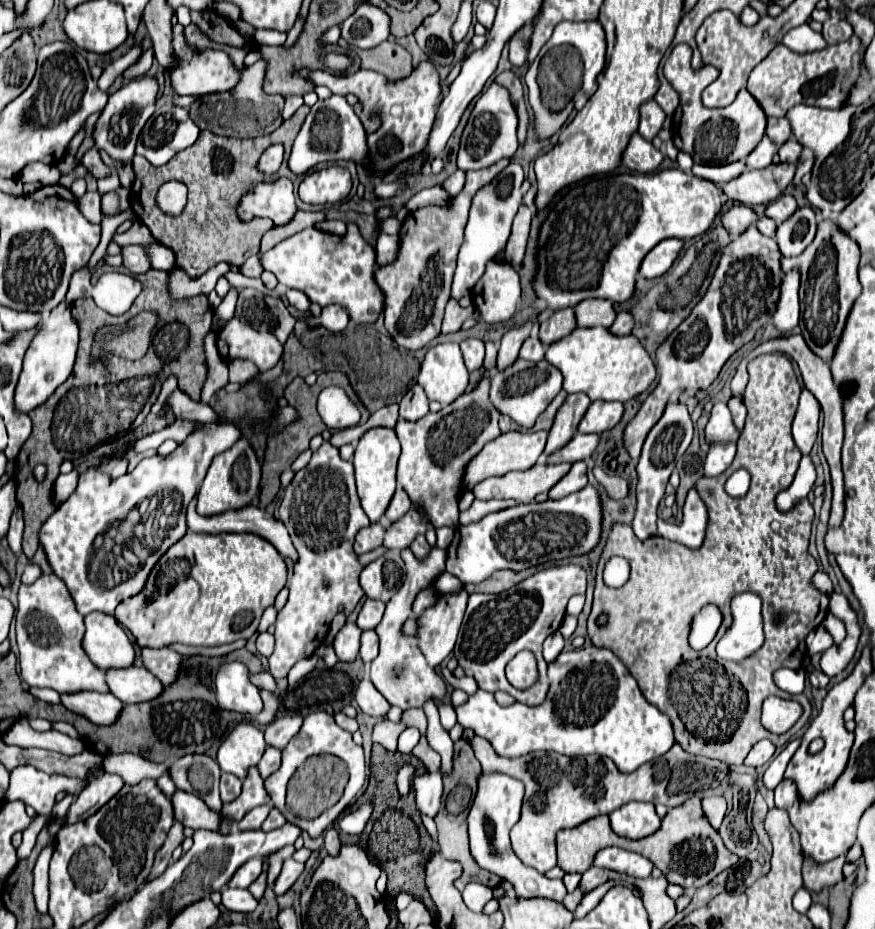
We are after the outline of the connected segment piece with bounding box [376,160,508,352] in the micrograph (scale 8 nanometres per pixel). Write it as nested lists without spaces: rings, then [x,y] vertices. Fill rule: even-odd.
[[[500,160],[492,168],[466,172],[466,188],[454,198],[452,208],[428,206],[410,212],[400,228],[400,254],[394,264],[376,270],[376,280],[386,292],[384,324],[392,340],[406,350],[420,350],[440,336],[440,324],[444,306],[450,298],[450,280],[454,276],[454,264],[458,248],[462,246],[468,212],[478,188],[484,188],[508,166],[508,160]]]

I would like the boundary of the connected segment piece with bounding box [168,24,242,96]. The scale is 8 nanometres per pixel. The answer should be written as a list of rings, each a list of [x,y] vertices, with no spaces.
[[[174,24],[172,28],[172,50],[174,50],[174,64],[168,68],[170,84],[178,96],[206,96],[206,94],[216,94],[216,92],[230,92],[236,88],[240,82],[242,72],[234,66],[232,58],[224,50],[198,50],[190,46],[184,38],[184,26]]]

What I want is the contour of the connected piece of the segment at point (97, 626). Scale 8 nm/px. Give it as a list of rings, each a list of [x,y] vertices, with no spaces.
[[[90,612],[84,624],[86,634],[82,646],[98,668],[130,668],[134,664],[134,646],[114,616]]]

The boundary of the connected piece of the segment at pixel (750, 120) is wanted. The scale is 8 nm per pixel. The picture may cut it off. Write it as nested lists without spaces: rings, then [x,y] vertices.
[[[678,44],[670,58],[666,60],[664,64],[664,76],[670,80],[670,84],[678,90],[680,94],[680,106],[676,108],[674,112],[674,118],[672,118],[672,140],[674,140],[674,146],[682,152],[688,152],[694,160],[694,164],[730,164],[730,162],[736,162],[736,160],[744,160],[756,146],[758,142],[762,140],[764,136],[764,130],[766,130],[766,114],[762,112],[760,104],[754,100],[754,96],[748,92],[748,90],[740,90],[736,100],[726,106],[726,108],[706,108],[702,104],[702,90],[712,84],[719,76],[719,70],[712,68],[712,66],[702,66],[700,70],[692,70],[690,66],[690,60],[684,58],[682,54],[692,54],[692,48],[688,44]]]

